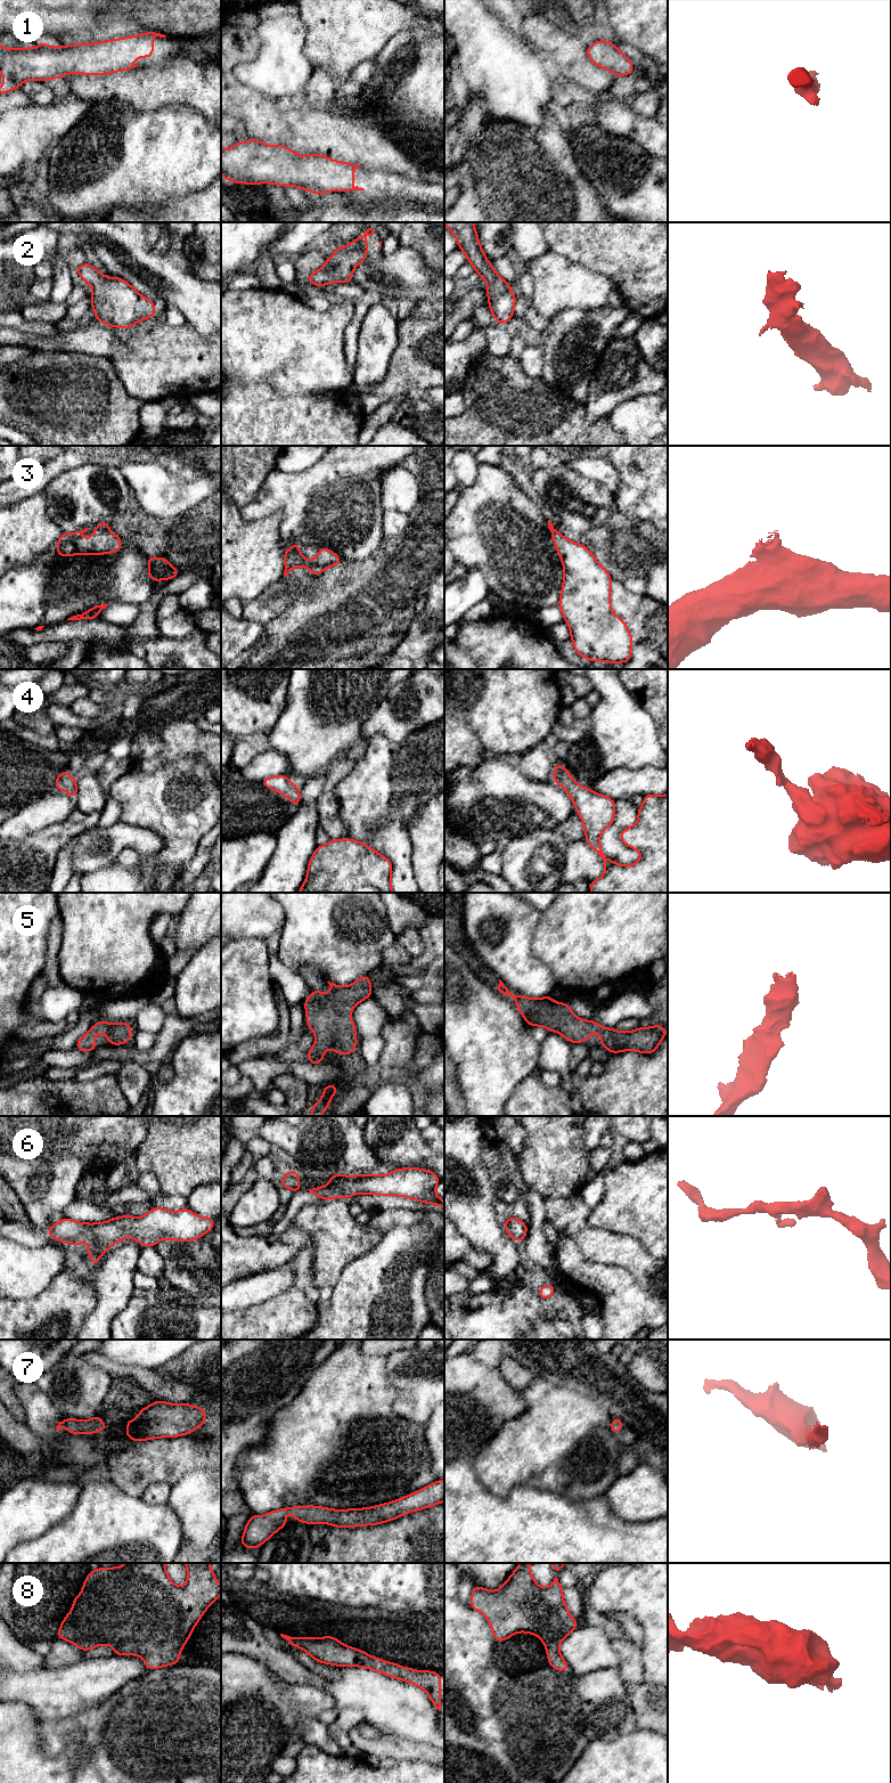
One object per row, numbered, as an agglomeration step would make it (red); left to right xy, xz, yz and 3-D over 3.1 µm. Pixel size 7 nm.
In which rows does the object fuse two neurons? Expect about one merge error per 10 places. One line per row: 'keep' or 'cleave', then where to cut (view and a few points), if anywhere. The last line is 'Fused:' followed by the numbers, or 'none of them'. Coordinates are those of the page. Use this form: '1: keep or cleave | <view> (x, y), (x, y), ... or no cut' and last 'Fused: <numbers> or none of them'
1: keep | no cut
2: keep | no cut
3: keep | no cut
4: keep | no cut
5: keep | no cut
6: keep | no cut
7: keep | no cut
8: keep | no cut
Fused: none of them

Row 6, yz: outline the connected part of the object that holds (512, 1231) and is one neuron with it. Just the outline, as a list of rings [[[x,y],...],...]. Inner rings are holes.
[[[512,1216],[504,1221],[506,1232],[515,1241],[523,1241],[528,1232],[528,1224]]]

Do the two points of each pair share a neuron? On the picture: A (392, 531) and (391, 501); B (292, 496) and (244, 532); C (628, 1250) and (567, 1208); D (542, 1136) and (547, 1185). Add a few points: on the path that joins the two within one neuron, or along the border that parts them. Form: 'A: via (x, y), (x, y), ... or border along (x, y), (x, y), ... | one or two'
A: border along (385, 509), (408, 514) | two
B: border along (239, 510), (246, 521), (279, 511), (281, 538) | two
C: via (612, 1248), (601, 1246), (579, 1224) | one
D: via (547, 1148), (547, 1172) | one

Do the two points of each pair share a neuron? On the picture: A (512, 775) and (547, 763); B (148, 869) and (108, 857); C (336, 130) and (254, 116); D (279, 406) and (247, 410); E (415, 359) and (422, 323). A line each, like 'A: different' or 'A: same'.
A: different
B: different
C: same
D: same
E: same

